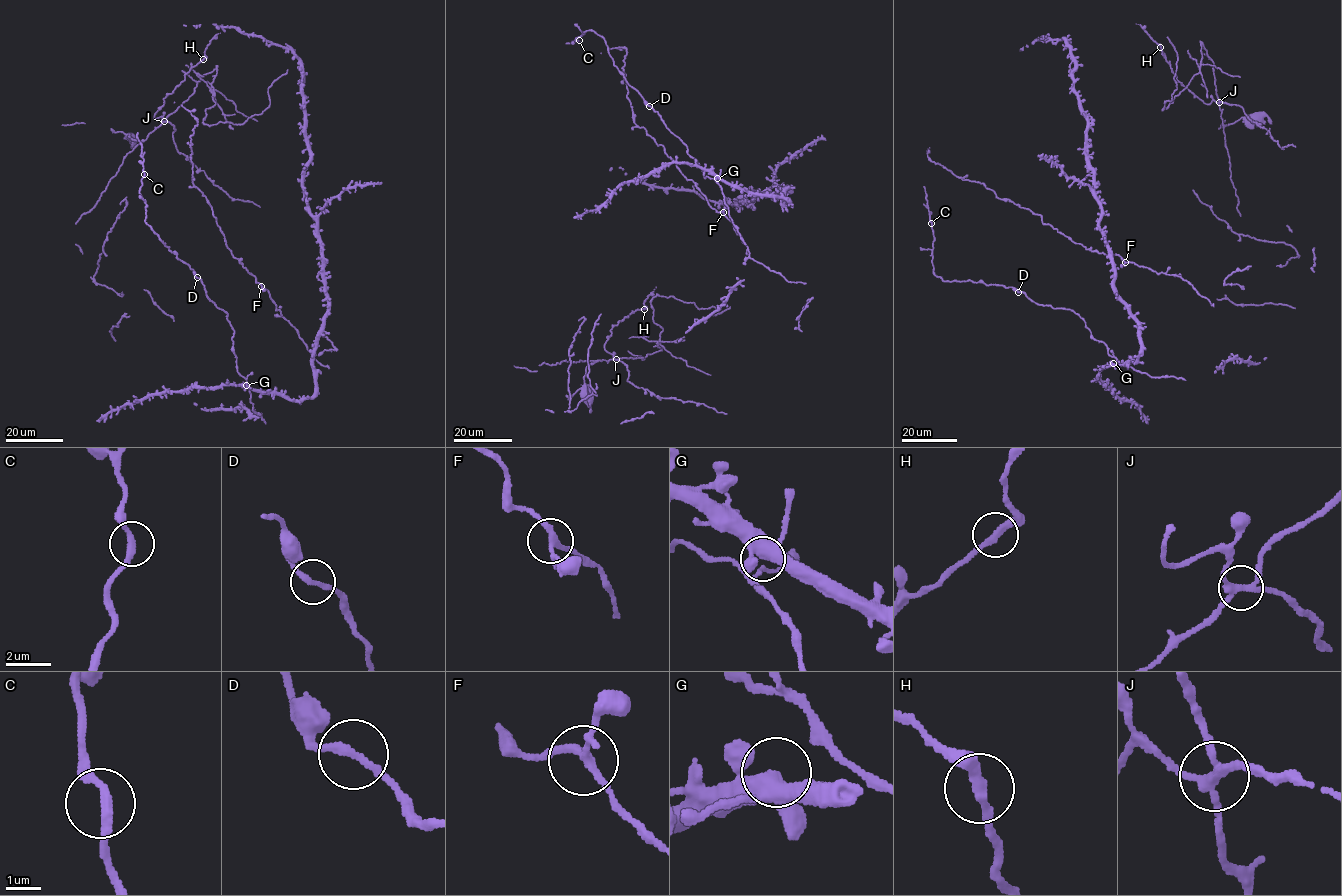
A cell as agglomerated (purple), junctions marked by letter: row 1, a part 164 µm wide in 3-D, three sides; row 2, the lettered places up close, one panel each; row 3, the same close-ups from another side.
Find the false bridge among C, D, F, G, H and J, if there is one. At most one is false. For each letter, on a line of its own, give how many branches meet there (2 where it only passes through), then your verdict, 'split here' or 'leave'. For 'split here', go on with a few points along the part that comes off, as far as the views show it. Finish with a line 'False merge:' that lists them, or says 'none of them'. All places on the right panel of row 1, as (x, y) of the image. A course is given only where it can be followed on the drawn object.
C: branches 2; leave
D: branches 2; leave
F: branches 4; leave
G: branches 4; leave
H: branches 2; leave
J: branches 4; split here
False merge: J

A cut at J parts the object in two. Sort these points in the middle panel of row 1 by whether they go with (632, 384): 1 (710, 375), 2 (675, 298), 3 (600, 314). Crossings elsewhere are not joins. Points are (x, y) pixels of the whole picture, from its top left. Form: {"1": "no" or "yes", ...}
{"1": "no", "2": "no", "3": "no"}

